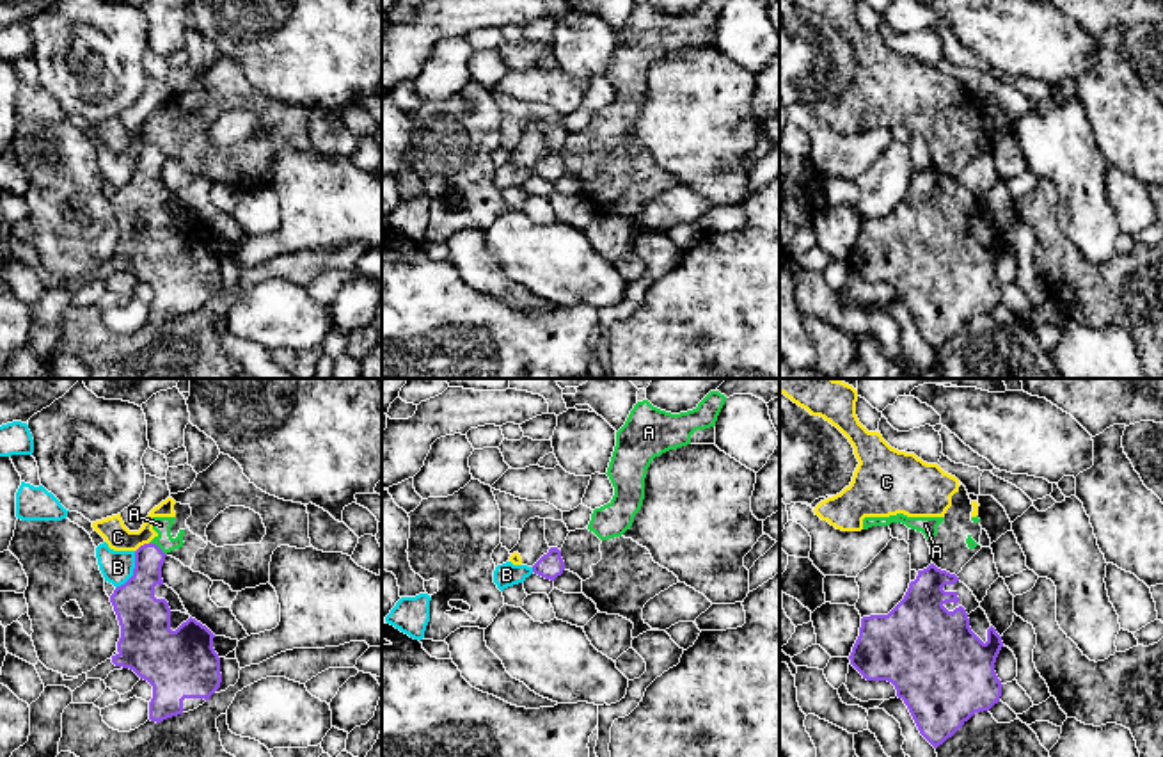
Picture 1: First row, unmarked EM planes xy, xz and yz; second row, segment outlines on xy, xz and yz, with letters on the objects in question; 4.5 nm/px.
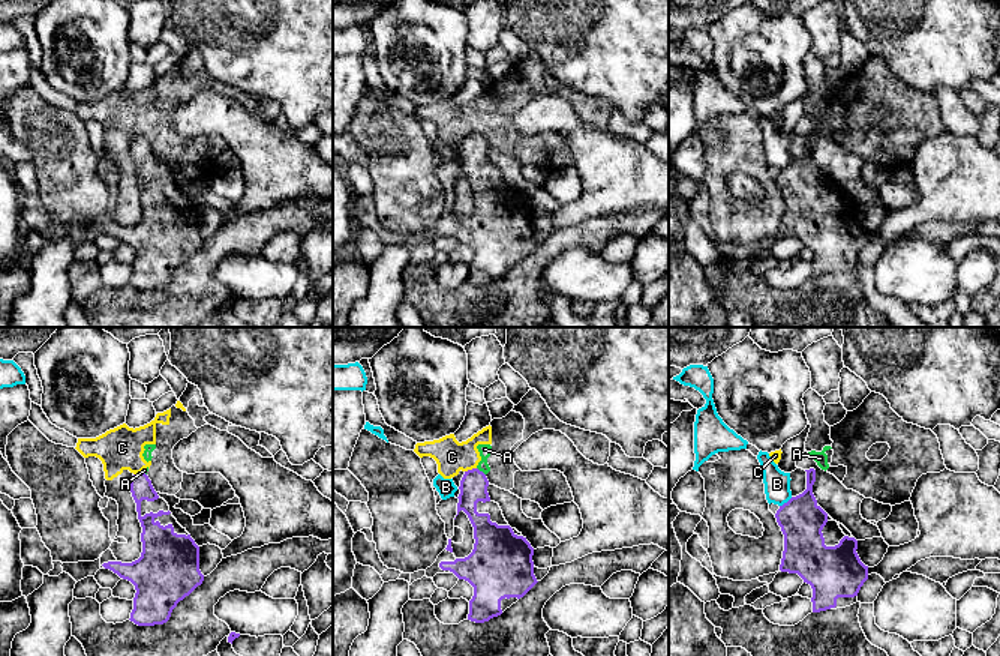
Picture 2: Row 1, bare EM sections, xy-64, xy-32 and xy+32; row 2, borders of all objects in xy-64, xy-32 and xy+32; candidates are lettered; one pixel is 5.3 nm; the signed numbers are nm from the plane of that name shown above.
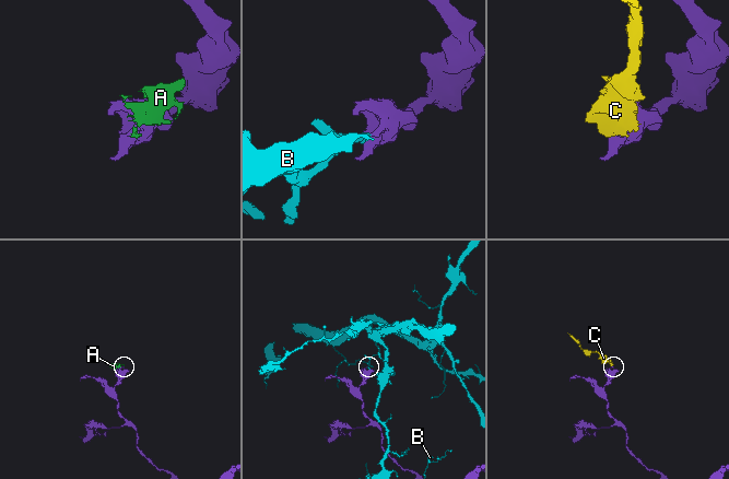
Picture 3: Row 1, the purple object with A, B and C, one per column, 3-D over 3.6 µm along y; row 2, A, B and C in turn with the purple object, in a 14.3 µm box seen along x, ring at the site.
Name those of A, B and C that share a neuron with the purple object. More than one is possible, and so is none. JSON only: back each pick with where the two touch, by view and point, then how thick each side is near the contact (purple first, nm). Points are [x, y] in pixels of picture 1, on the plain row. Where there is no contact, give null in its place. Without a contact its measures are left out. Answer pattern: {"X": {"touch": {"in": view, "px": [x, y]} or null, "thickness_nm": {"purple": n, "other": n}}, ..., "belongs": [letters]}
{"belongs": []}

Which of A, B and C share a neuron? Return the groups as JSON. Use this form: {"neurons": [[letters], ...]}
{"neurons": [["A", "C"], ["B"]]}

